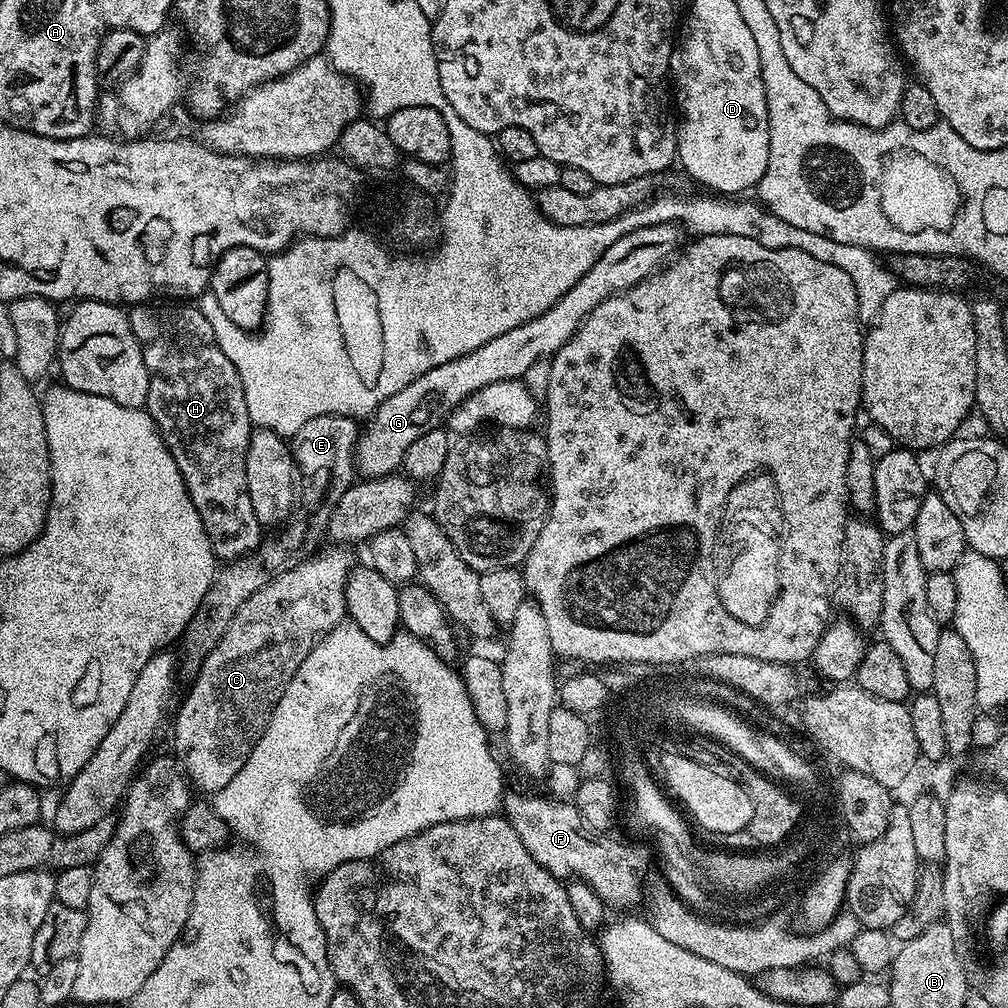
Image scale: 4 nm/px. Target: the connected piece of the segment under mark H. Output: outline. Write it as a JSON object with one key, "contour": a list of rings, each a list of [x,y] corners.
{"contour":[[[188,302],[152,303],[133,304],[127,309],[128,321],[138,338],[144,365],[148,371],[148,402],[146,411],[151,414],[152,421],[156,423],[156,428],[160,431],[160,436],[164,439],[164,445],[170,450],[174,462],[178,462],[178,470],[182,474],[182,478],[186,482],[186,490],[202,518],[202,526],[210,538],[210,546],[212,547],[213,554],[216,555],[217,561],[231,562],[240,560],[251,553],[255,553],[262,543],[262,535],[260,536],[262,525],[260,525],[258,518],[254,514],[254,506],[250,503],[250,490],[246,484],[246,450],[254,431],[254,425],[246,406],[246,394],[242,390],[242,378],[238,378],[238,370],[234,370],[234,362],[230,362],[230,358],[226,358],[226,354],[222,354],[222,350],[214,338],[214,330],[210,330],[210,322],[206,322],[206,318],[201,314],[199,307],[192,305],[191,308],[188,305],[191,303]]]}

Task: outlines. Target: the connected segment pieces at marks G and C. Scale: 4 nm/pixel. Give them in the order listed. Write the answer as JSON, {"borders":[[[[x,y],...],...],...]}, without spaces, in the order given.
{"borders":[[[[677,223],[659,224],[642,226],[642,230],[626,234],[626,238],[618,238],[618,242],[614,242],[614,246],[610,246],[610,250],[606,250],[606,254],[602,254],[602,258],[598,258],[587,274],[570,286],[570,290],[566,290],[550,310],[522,326],[514,326],[514,330],[506,330],[506,334],[498,334],[498,338],[478,346],[478,350],[467,352],[442,366],[434,366],[434,370],[426,370],[422,378],[414,378],[414,382],[398,390],[398,394],[390,394],[390,398],[383,400],[363,425],[356,446],[357,473],[370,480],[393,475],[403,465],[409,446],[417,438],[422,438],[422,434],[430,434],[430,430],[441,427],[470,393],[494,382],[519,381],[527,377],[530,366],[555,356],[559,348],[570,342],[581,322],[602,301],[661,271],[666,262],[681,251],[680,232],[682,228]]],[[[328,546],[325,552],[317,556],[309,555],[293,569],[274,577],[238,607],[226,624],[221,640],[201,662],[199,672],[191,681],[193,684],[188,697],[181,702],[180,709],[179,704],[175,709],[176,725],[172,728],[172,740],[176,743],[175,759],[197,789],[200,787],[209,794],[221,792],[226,782],[230,782],[230,778],[246,766],[254,746],[260,741],[260,735],[266,730],[272,711],[306,654],[310,654],[315,644],[334,626],[345,623],[348,576],[354,571],[348,552],[349,549],[344,546]]]]}

